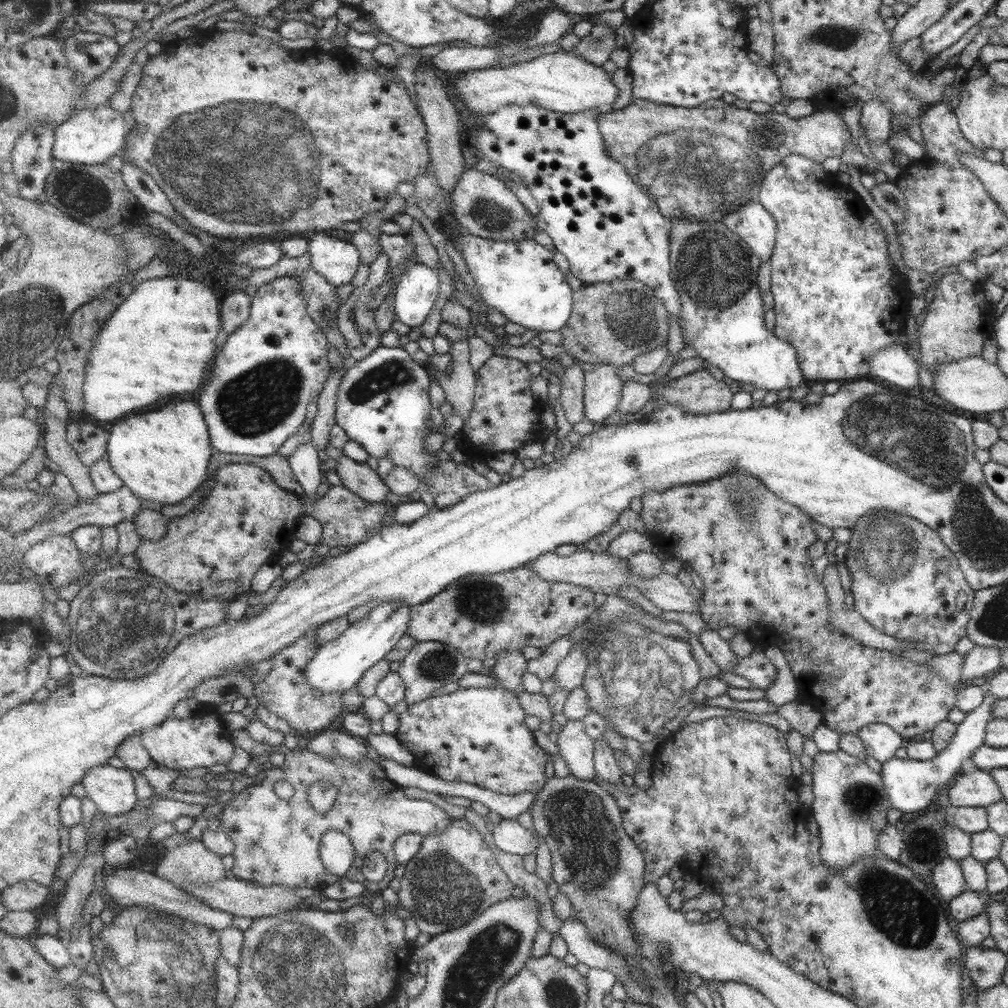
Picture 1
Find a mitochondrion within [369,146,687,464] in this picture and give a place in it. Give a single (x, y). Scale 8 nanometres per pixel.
(634, 320)

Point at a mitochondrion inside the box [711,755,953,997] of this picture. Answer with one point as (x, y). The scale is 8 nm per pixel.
(909, 921)

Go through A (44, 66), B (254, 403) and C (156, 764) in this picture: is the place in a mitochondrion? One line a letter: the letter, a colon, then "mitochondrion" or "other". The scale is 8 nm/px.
A: other
B: mitochondrion
C: other

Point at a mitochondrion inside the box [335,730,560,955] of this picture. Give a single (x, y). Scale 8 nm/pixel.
(444, 892)

